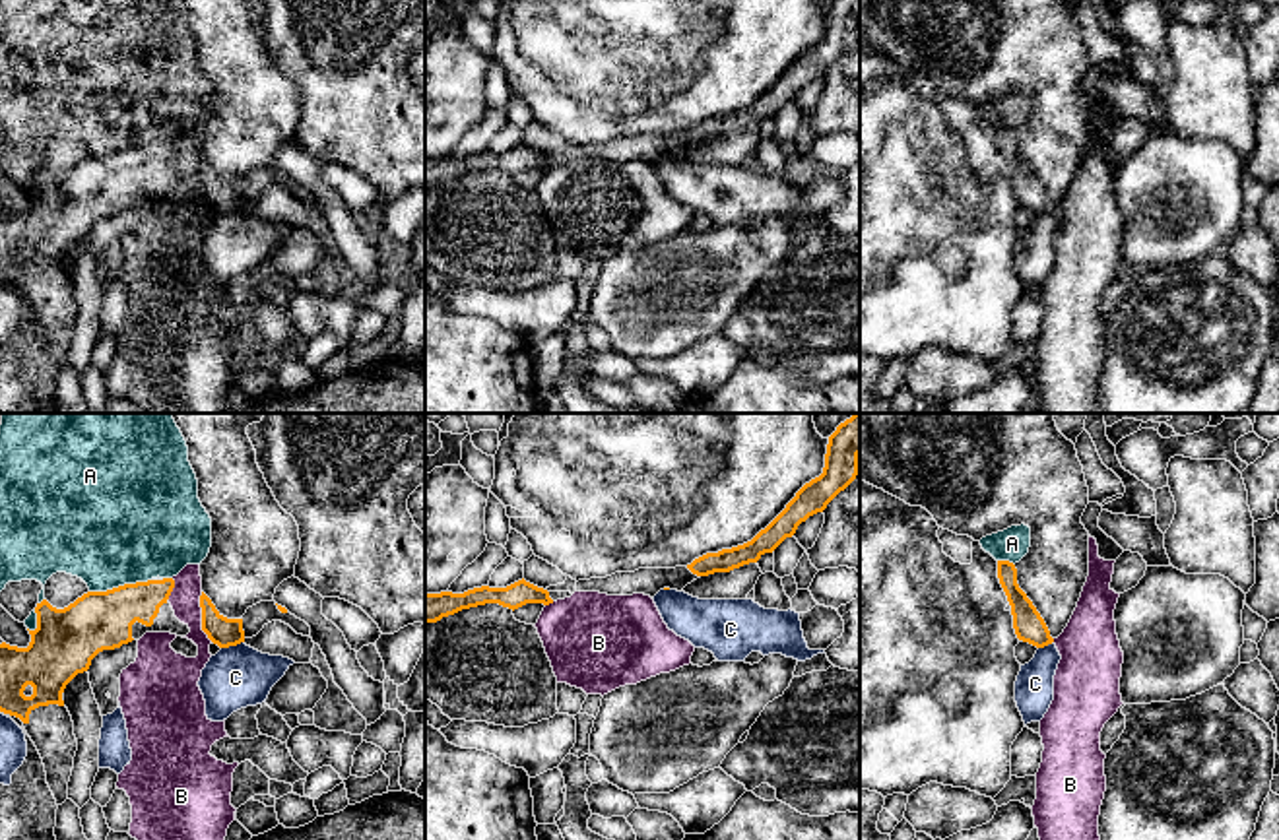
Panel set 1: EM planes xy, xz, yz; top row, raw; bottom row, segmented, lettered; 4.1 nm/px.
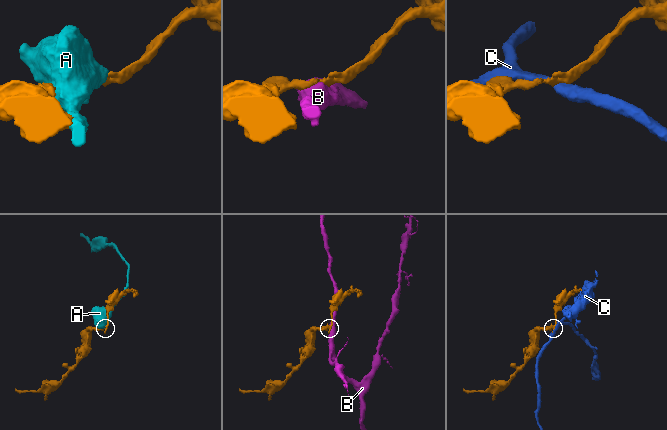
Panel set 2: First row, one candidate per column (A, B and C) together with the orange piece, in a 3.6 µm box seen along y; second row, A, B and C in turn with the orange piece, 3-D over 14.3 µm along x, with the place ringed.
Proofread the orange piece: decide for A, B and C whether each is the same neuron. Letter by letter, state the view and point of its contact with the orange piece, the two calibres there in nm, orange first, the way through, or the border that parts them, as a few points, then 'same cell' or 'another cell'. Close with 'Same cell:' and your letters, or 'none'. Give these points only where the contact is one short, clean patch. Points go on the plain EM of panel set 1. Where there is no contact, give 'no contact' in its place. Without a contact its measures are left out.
A: xy (119, 152) | 240/480 nm | another cell
B: xy (202, 183) | 120/150 nm | along xy (200, 158), (200, 194), (212, 206) | another cell
C: xy (231, 210) | 120/260 nm | along xy (243, 206), (222, 214) | another cell
Same cell: none

